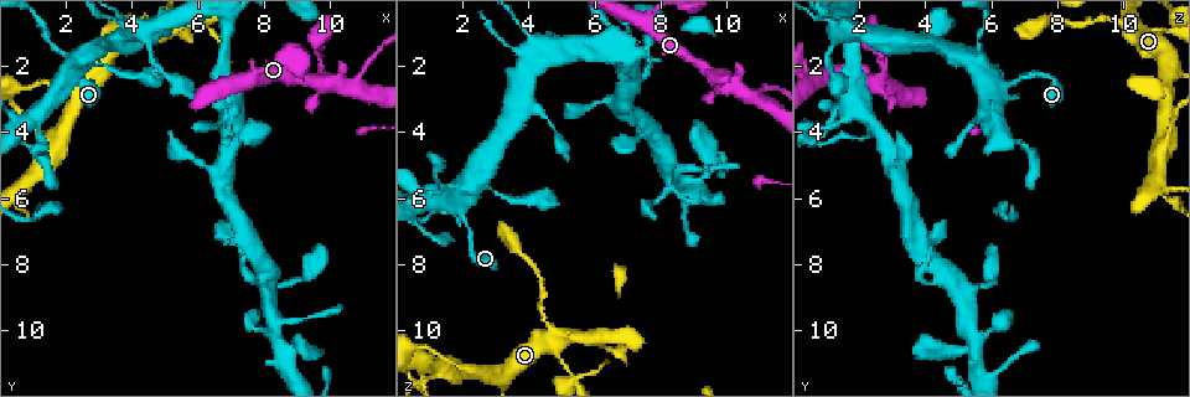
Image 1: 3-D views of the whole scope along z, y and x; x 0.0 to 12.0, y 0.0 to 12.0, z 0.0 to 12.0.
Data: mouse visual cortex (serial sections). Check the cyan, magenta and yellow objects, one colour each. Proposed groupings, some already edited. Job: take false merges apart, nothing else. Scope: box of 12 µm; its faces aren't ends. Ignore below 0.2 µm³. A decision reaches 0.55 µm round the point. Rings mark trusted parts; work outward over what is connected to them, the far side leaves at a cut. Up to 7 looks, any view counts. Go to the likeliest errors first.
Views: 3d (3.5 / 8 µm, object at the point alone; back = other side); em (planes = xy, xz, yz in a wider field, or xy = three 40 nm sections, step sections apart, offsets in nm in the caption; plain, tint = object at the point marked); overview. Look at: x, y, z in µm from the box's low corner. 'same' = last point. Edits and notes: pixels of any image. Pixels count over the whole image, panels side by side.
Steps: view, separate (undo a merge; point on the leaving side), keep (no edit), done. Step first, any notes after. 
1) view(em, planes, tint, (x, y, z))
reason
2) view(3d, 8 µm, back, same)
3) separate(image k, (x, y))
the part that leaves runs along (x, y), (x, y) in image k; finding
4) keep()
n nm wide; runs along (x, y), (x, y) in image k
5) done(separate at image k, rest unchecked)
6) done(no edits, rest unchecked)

view(3d, 8 µm, (2.0, 1.7, 5.7))
three arms meet

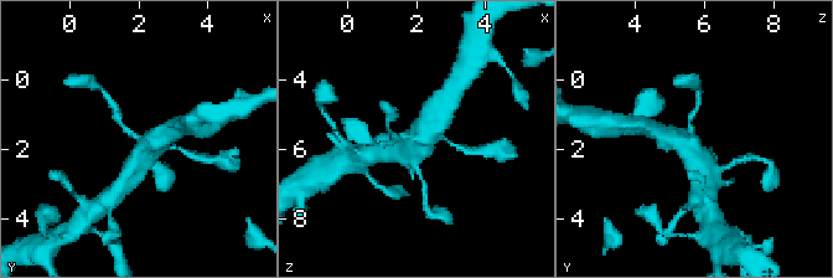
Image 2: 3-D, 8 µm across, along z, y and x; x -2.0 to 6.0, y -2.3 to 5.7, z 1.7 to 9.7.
view(em, xy, step 2, tint, (2.1, 1.7, 5.7))
shape alone is not enough

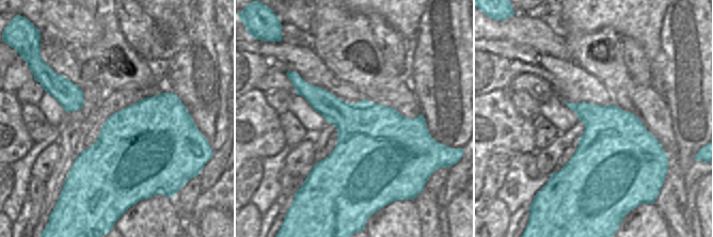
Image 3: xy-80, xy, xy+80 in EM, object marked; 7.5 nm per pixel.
keep()
runs along (710, 169), (691, 147), (661, 134) in image 2; one cell here

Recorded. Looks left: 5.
view(3d, 8 µm, (5.2, 1.0, 11.2))
three arms meet

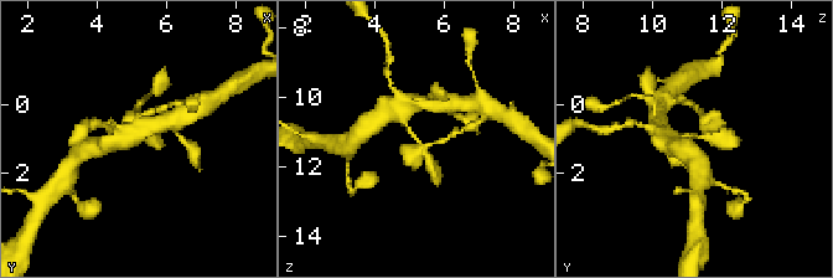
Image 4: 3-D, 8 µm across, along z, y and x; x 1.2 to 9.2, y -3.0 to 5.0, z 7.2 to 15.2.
view(em, xy, step 2, tint, (5.3, 0.9, 11.2))

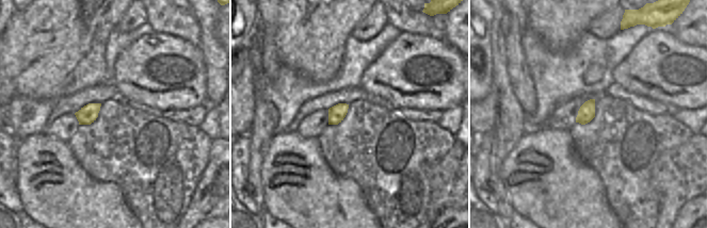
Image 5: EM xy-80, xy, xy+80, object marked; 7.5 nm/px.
keep()
3 arms; runs along (394, 106), (422, 149) in image 4; all the same cell

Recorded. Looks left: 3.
view(3d, 3.5 µm, back, (9.6, 2.5, 2.5))
calibre changes

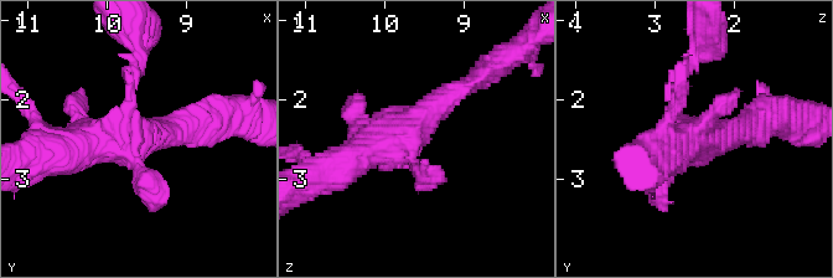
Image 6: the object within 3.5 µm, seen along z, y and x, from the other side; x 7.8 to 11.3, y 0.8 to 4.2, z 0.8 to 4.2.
view(em, xy, step 1, tint, (9.65, 2.55, 2.35))

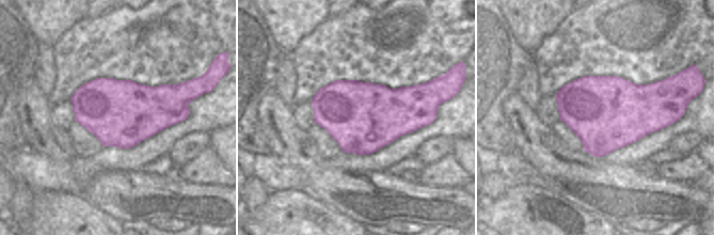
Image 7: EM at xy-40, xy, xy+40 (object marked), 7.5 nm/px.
keep()
one cell here

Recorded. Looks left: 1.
done(no edits, rest unchecked)

